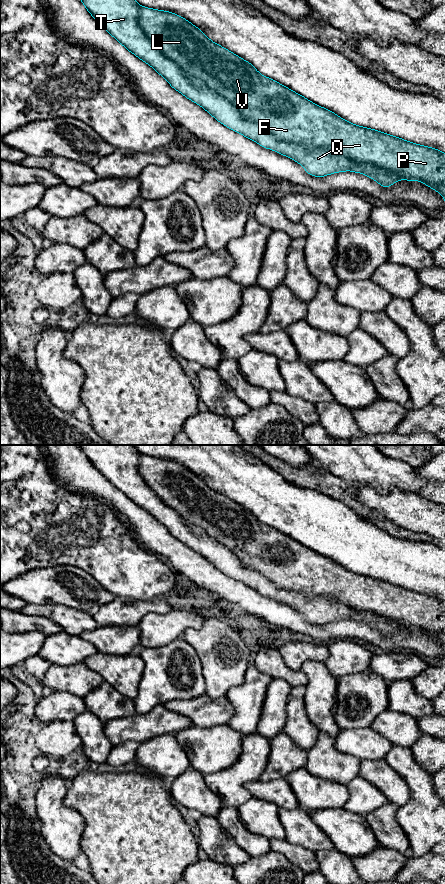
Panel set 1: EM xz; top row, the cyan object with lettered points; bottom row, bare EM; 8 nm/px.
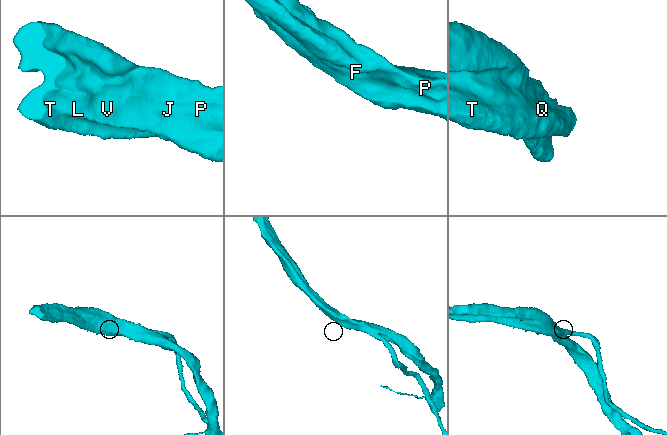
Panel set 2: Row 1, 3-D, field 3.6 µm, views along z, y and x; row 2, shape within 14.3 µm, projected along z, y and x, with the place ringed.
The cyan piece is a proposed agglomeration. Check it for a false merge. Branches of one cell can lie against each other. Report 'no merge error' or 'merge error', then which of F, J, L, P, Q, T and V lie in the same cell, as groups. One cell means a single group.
merge error; groups F J L P V / Q T

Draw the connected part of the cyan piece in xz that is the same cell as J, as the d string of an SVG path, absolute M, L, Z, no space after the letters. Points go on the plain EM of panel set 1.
M139 454L138 471L149 488L186 521L202 528L230 549L242 564L268 578L275 586L310 597L326 597L353 609L373 612L430 632L445 629L445 601L387 581L354 573L282 532L261 523L254 514L212 490L199 476L168 459Z

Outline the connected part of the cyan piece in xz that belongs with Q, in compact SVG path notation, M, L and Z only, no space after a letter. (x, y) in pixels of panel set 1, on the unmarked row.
M79 445L93 466L128 499L149 512L157 521L164 525L172 536L183 542L186 546L200 553L218 570L229 577L236 579L246 586L255 589L263 596L272 597L281 603L290 605L304 615L309 623L323 625L332 621L353 619L362 621L377 629L382 635L388 636L395 630L405 627L411 629L404 622L388 619L373 612L353 609L343 603L326 597L310 597L303 593L281 589L275 586L268 578L244 566L241 560L227 547L210 537L202 528L186 521L176 510L164 504L149 488L138 471L139 452L133 445Z

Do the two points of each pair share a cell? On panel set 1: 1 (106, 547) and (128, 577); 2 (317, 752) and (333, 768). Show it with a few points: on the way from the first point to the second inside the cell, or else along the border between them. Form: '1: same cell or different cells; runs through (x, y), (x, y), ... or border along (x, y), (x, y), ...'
1: same cell; runs through (111, 554), (126, 570)
2: same cell; runs through (321, 756), (329, 764)

